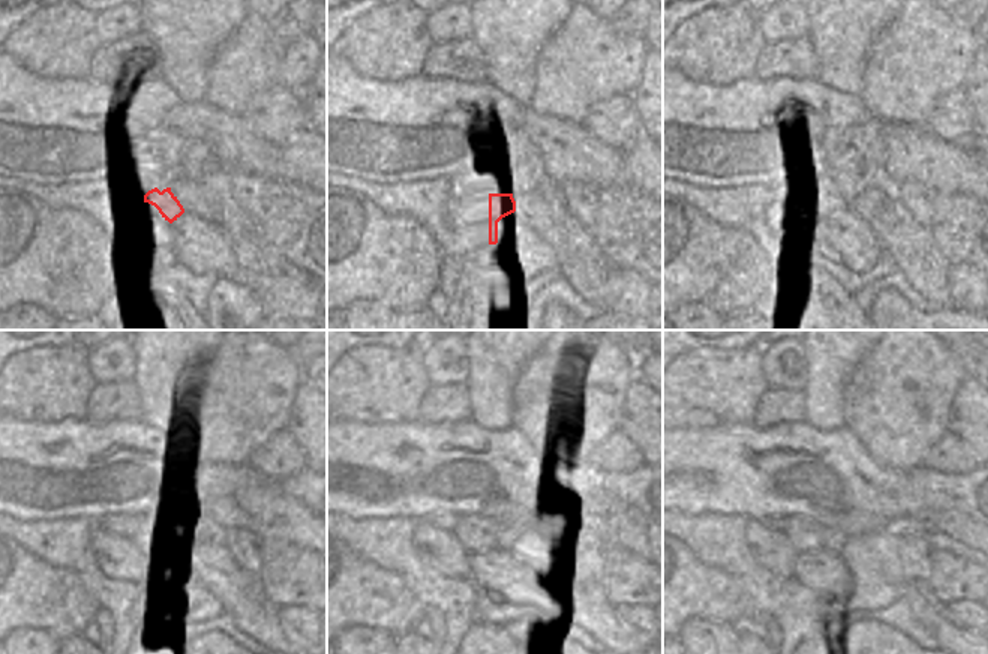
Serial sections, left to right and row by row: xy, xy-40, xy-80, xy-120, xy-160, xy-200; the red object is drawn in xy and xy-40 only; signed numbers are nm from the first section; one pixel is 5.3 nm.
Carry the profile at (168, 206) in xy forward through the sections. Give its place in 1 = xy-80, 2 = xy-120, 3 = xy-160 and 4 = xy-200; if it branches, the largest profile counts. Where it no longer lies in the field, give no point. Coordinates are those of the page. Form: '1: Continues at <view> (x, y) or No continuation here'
1: Continues at xy-80 (832, 201)
2: Continues at xy-120 (143, 527)
3: Continues at xy-160 (476, 533)
4: Continues at xy-200 (807, 536)

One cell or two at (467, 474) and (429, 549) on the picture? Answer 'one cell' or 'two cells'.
two cells

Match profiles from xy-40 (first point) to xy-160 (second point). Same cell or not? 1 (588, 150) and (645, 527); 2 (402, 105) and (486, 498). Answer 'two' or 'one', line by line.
1: one
2: one

